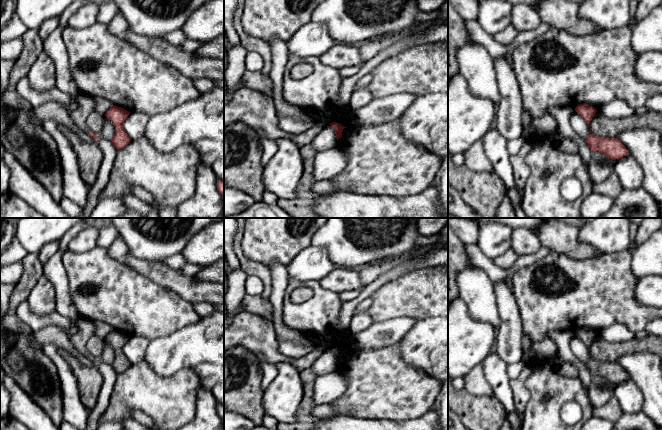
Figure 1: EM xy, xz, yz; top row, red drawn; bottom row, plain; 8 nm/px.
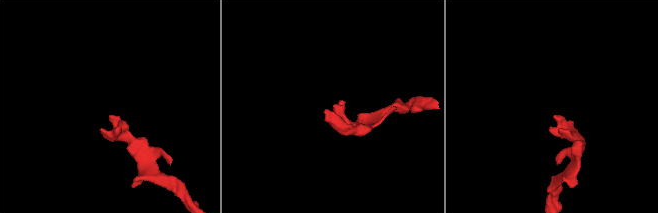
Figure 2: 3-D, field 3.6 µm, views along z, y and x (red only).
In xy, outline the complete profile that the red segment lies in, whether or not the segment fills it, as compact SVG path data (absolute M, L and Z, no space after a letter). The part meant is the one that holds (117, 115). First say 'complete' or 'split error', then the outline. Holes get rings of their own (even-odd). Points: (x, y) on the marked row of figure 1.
complete; M112 105L105 114L105 116L114 124L115 133L111 141L117 150L124 148L131 141L130 137L123 128L123 123L129 114L129 111L116 105Z

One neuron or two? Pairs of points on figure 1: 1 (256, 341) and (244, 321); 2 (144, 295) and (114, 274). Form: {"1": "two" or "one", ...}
{"1": "one", "2": "one"}

